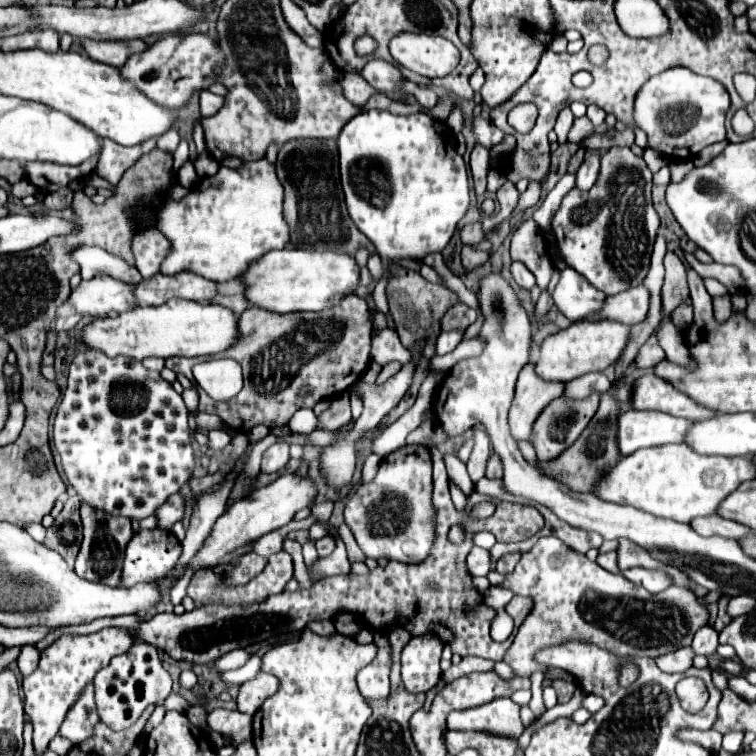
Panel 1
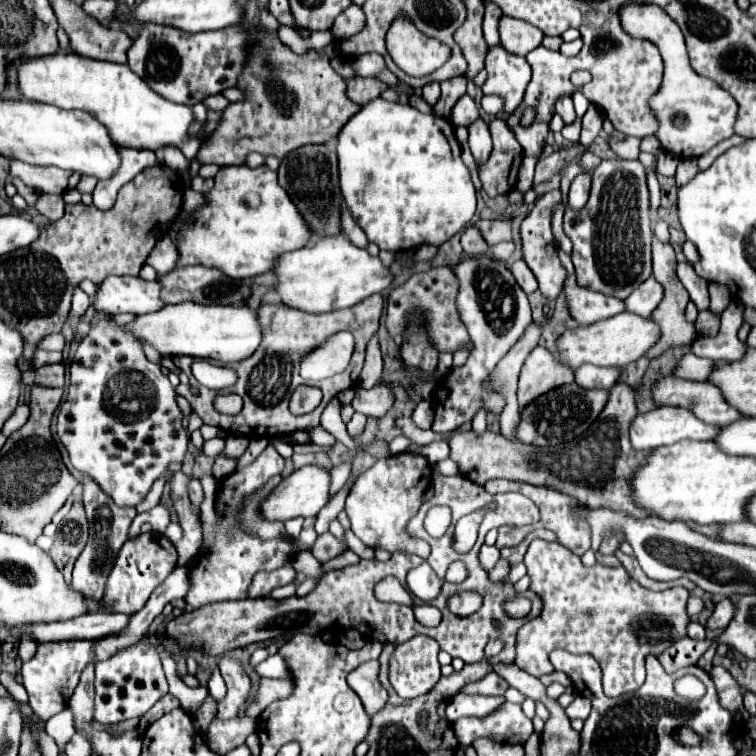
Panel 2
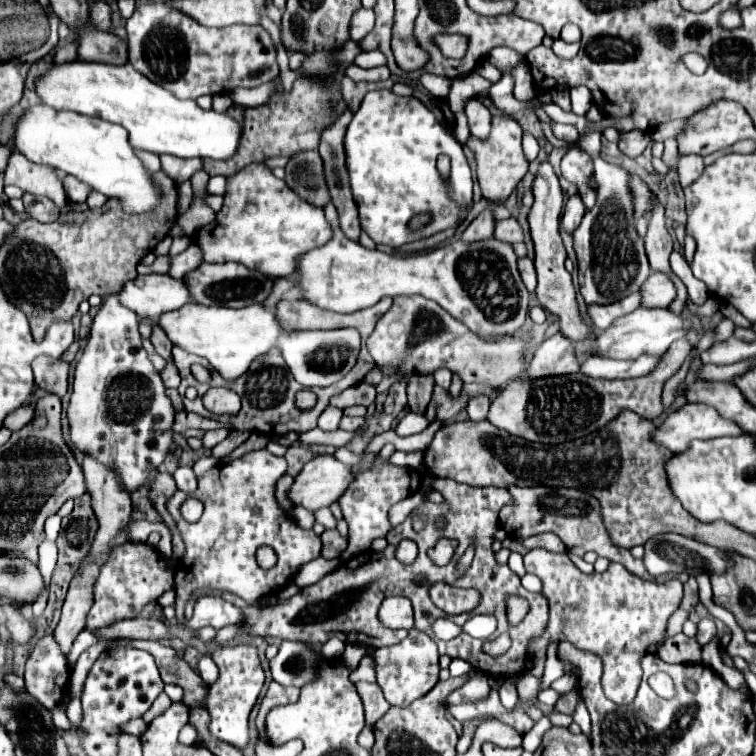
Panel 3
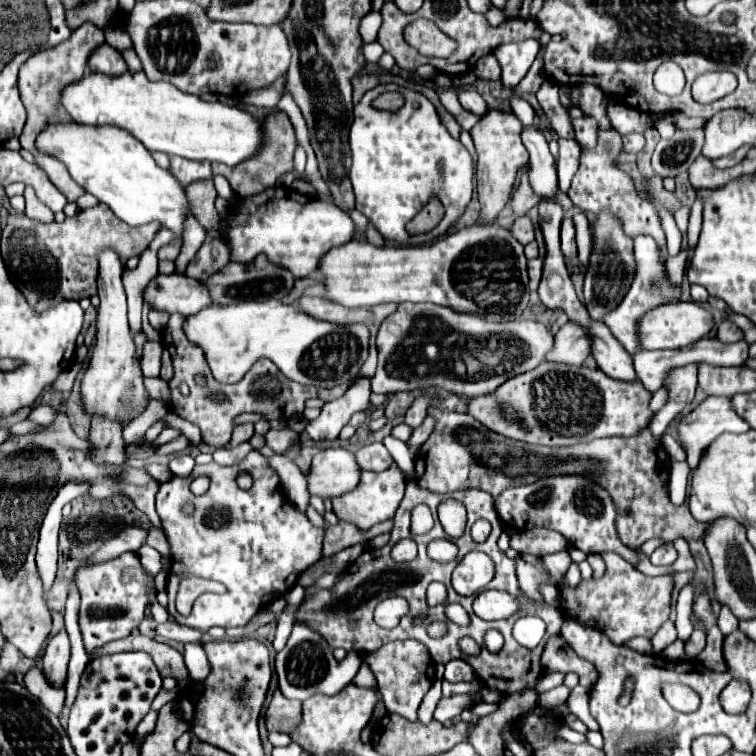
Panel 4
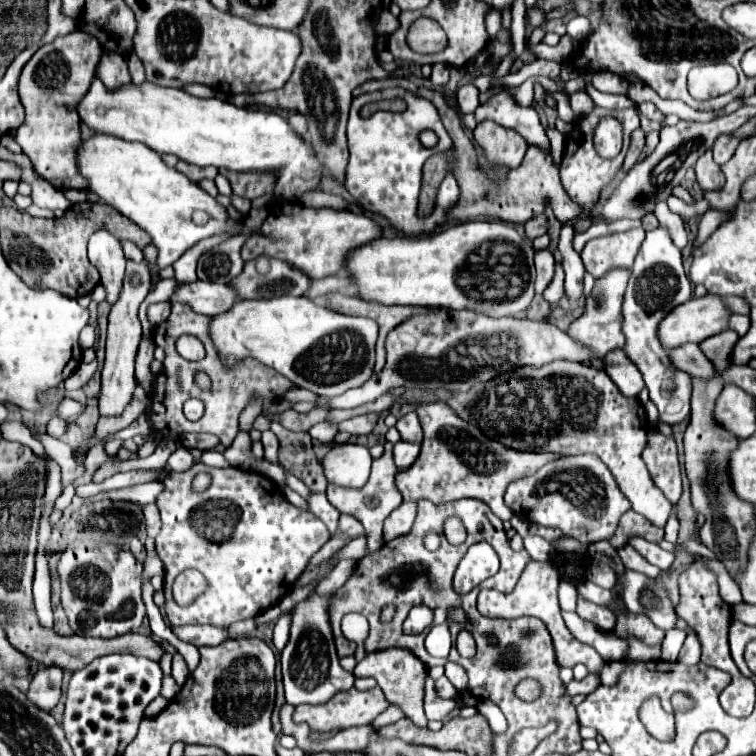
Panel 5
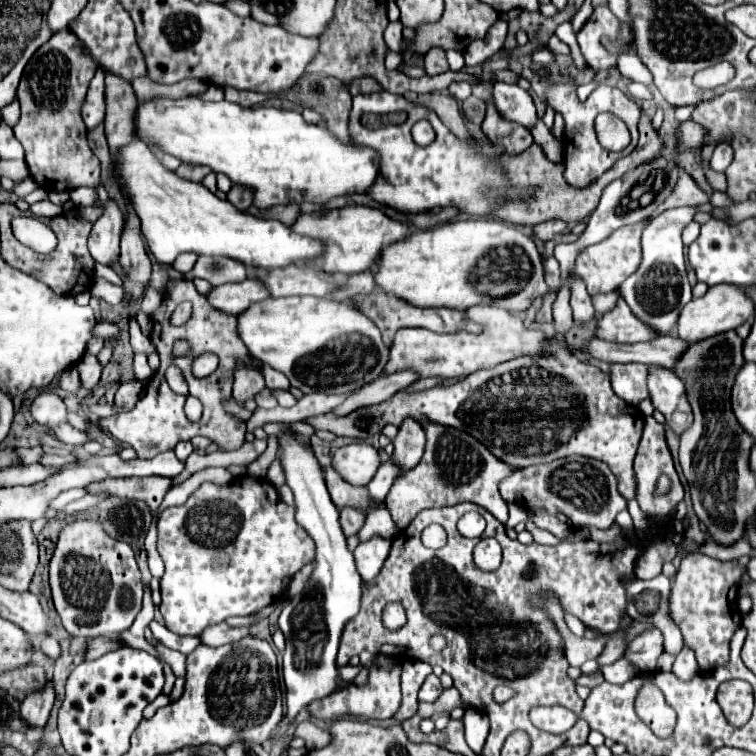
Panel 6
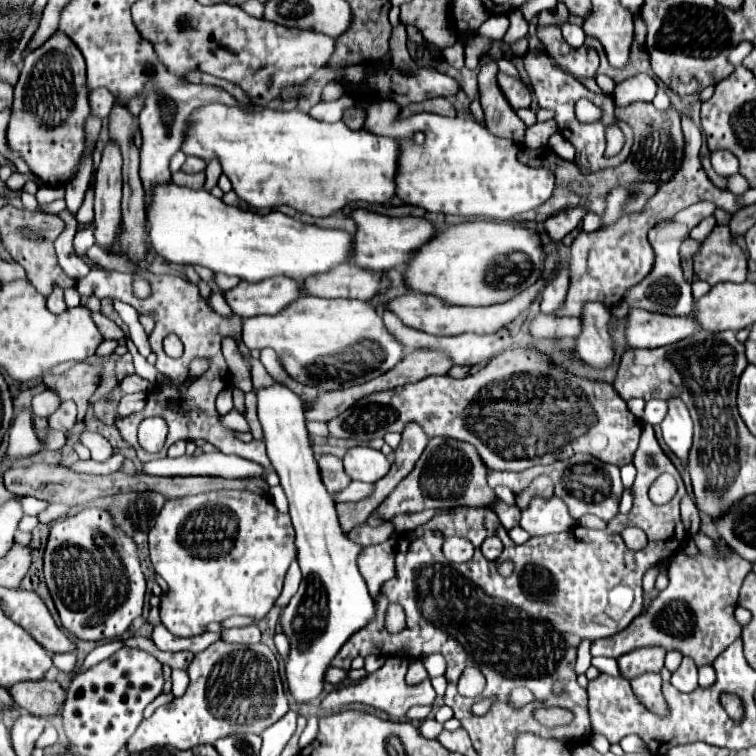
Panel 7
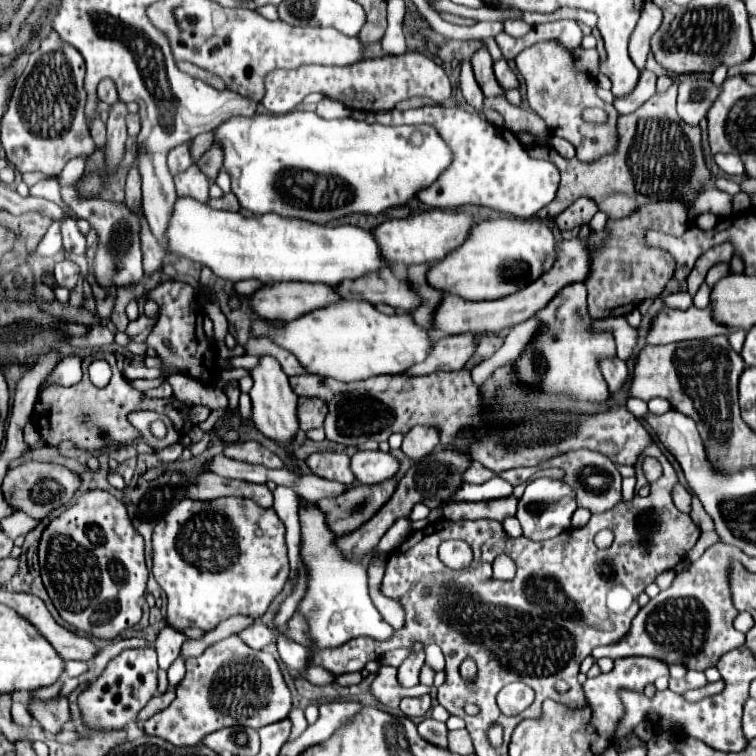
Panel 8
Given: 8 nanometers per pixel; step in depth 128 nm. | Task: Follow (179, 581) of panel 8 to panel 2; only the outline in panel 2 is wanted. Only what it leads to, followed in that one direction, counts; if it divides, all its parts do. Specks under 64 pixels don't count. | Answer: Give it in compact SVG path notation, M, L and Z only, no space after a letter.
M268 446L252 464L248 464L240 470L234 470L230 476L220 480L220 488L216 494L214 538L210 544L204 544L200 548L196 560L190 566L190 588L186 594L200 598L200 600L196 600L194 608L198 608L206 602L206 594L208 594L208 602L210 602L212 594L228 594L228 600L246 598L256 572L278 570L284 564L288 564L294 558L294 554L298 554L302 550L310 550L310 546L304 546L298 538L296 540L276 538L274 542L258 542L258 536L242 530L242 526L238 522L238 514L244 508L244 500L248 500L256 490L260 490L272 476L282 474L282 470L284 470L284 458L272 446Z

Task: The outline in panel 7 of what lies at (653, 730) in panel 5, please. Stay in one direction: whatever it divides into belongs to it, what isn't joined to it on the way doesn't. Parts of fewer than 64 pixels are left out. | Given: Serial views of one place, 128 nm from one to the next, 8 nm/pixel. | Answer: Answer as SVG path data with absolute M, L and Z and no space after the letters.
M646 674L632 682L634 692L640 701L658 716L666 716L668 707L662 694L662 679L660 674Z

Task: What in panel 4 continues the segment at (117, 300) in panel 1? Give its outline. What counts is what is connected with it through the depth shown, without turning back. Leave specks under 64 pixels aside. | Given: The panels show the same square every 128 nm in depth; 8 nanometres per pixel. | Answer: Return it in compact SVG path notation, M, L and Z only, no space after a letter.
M158 274L146 286L144 300L148 300L154 310L166 310L170 314L178 312L184 316L198 314L212 304L208 286L202 286L202 282L184 274Z

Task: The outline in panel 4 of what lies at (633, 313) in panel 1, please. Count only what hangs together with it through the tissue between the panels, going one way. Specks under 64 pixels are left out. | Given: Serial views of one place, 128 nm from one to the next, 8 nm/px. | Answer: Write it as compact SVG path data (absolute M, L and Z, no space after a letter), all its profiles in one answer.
M686 250L680 252L680 254L674 256L674 258L668 258L668 262L666 262L666 266L668 266L668 270L670 270L670 278L674 278L674 282L678 282L678 284L680 284L682 278L684 278L686 262L688 262L688 254L686 254Z

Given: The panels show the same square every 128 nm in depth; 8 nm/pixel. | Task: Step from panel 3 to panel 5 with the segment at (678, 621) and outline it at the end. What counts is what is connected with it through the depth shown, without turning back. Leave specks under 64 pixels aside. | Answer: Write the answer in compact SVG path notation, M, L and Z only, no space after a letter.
M628 636L626 640L628 640L628 650L626 650L624 658L628 658L628 660L658 660L660 646L650 648L650 646L646 646L644 642L640 642L634 636Z

